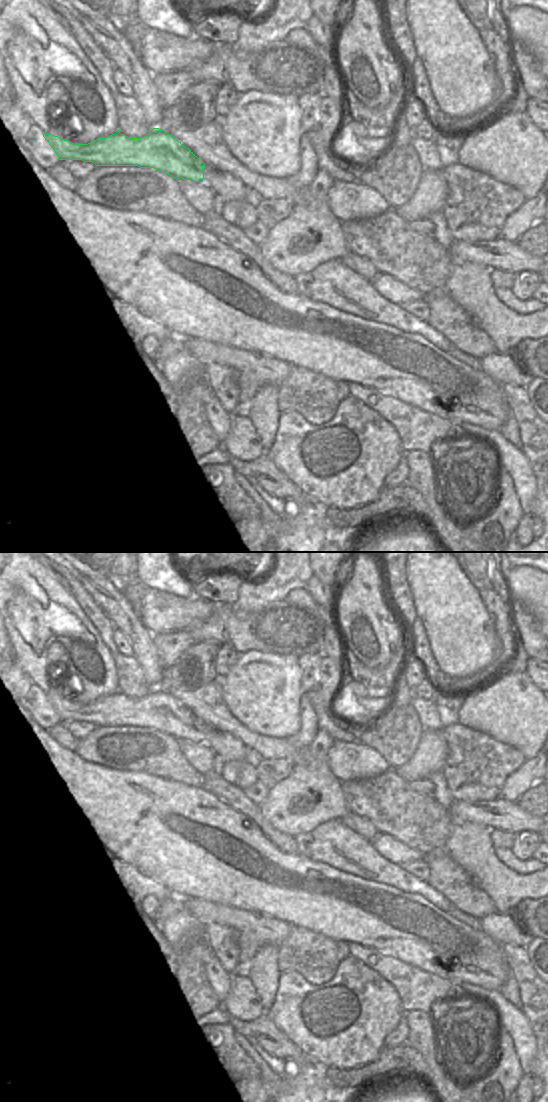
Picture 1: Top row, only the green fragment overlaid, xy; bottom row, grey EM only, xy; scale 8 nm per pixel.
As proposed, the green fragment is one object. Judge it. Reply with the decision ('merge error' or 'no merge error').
merge error

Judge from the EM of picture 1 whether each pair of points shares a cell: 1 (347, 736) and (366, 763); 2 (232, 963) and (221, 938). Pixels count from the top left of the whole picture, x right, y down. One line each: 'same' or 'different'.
1: different
2: same

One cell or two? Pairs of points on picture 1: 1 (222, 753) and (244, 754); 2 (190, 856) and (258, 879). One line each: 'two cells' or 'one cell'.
1: one cell
2: one cell

